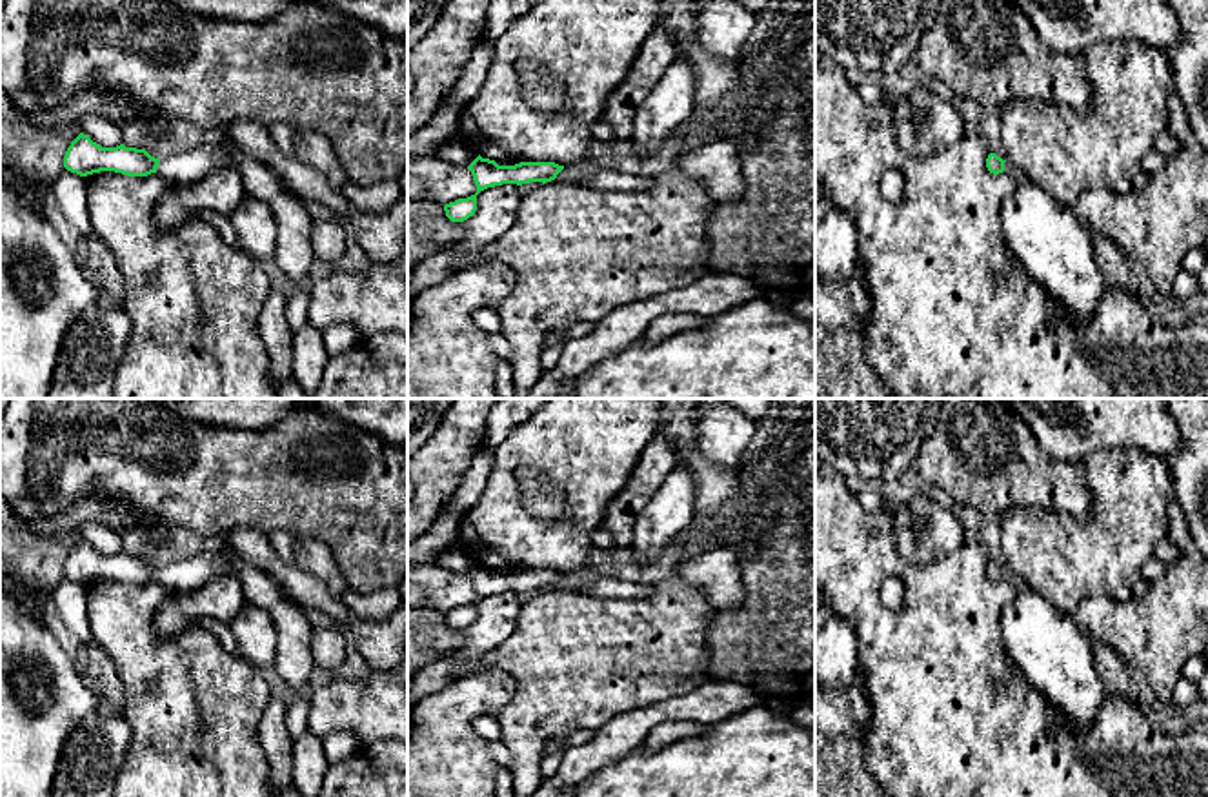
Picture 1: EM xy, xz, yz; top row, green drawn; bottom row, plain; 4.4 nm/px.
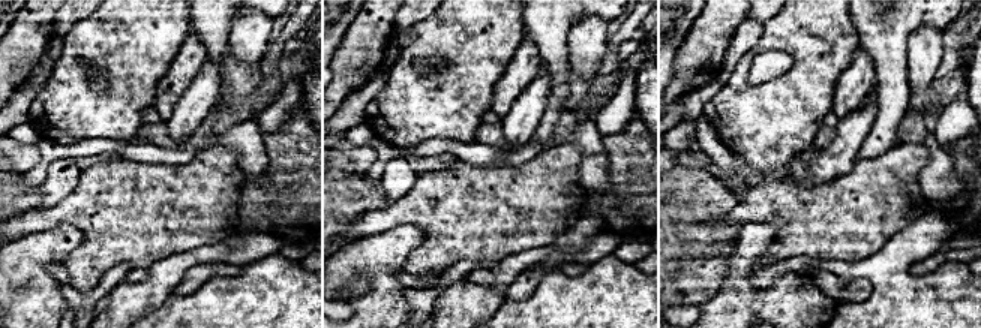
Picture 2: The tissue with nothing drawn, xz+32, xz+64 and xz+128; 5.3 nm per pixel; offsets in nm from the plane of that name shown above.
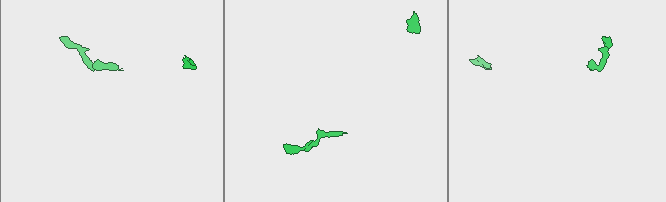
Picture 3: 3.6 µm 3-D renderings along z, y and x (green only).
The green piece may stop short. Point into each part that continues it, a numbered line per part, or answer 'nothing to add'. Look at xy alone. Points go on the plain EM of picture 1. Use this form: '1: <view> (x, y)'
1: xy (293, 661)

